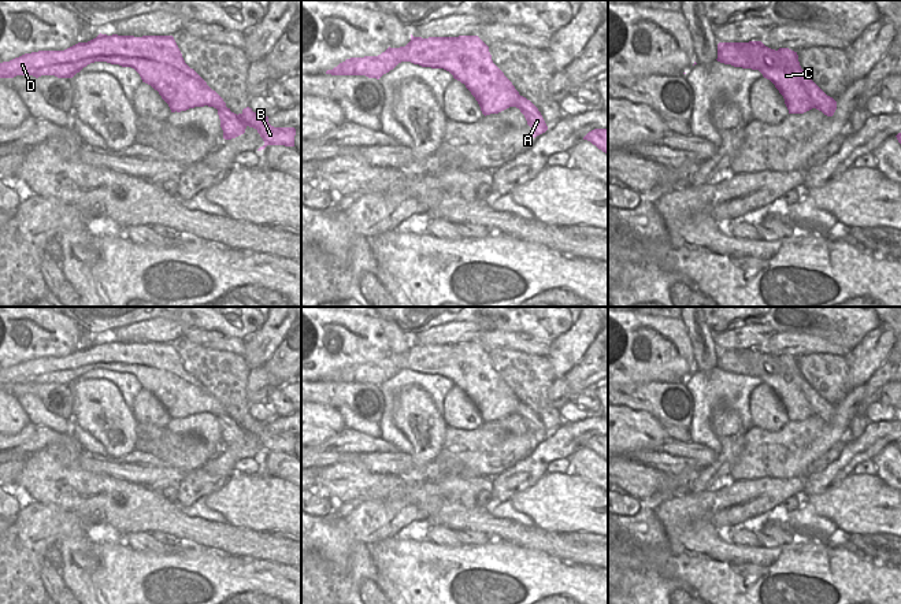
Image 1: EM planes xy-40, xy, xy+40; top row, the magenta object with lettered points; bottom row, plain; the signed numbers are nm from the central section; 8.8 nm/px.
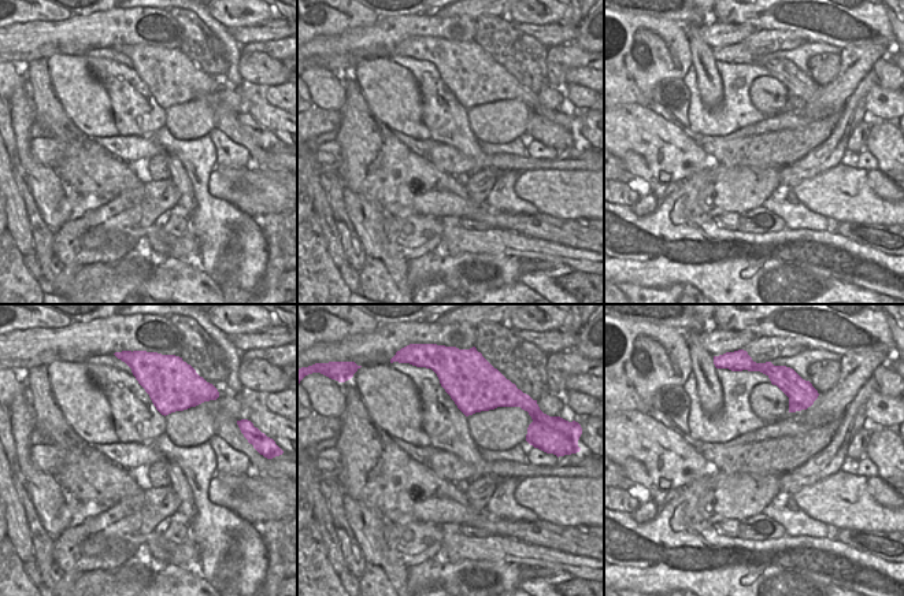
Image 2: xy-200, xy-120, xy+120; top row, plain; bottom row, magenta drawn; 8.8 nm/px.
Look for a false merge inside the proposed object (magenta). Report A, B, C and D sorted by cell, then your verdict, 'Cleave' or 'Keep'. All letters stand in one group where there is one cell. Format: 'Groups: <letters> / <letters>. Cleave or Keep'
Groups: A / B C D. Cleave

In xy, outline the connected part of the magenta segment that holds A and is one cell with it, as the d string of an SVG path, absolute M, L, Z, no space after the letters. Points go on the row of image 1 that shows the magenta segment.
M520 96L520 99L515 107L519 108L520 112L524 115L527 125L533 129L534 138L548 130L548 126L546 126L541 112L530 100Z

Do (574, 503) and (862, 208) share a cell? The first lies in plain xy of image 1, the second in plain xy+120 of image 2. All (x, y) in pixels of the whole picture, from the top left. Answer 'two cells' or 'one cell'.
one cell

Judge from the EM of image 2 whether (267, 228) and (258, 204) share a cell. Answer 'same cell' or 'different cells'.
different cells

